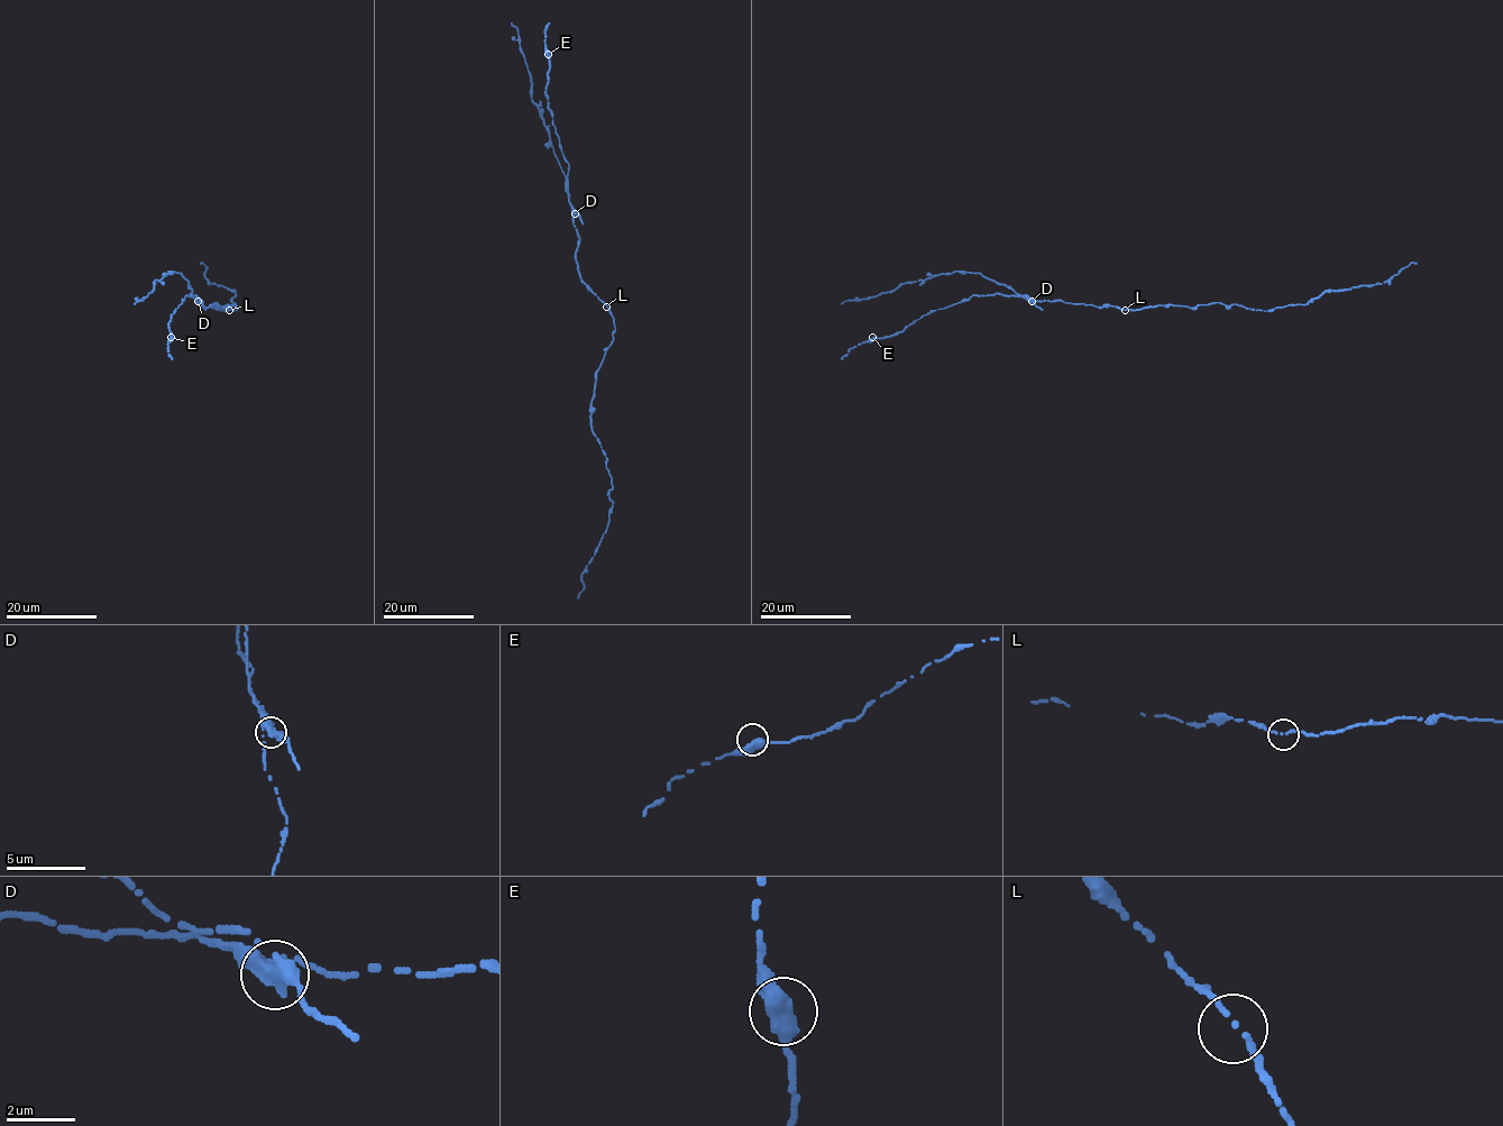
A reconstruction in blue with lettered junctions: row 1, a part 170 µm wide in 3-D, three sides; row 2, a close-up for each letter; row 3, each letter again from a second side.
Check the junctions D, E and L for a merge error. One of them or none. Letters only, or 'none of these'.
D

